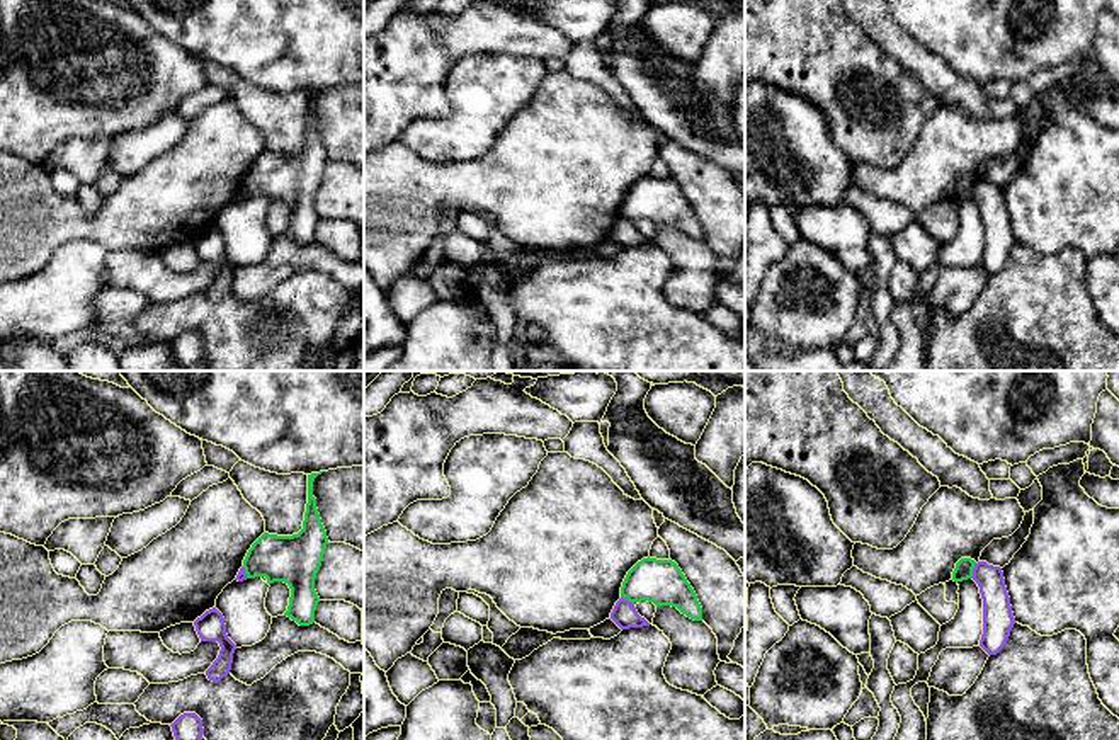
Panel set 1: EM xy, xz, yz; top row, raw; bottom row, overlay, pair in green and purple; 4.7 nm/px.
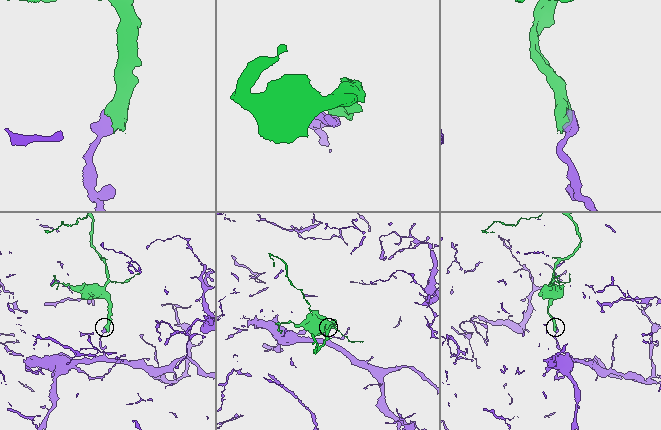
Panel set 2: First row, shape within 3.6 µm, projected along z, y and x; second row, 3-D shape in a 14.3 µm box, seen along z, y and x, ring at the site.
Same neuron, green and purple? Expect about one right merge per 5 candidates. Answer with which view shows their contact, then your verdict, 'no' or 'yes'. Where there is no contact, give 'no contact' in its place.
yz | no

